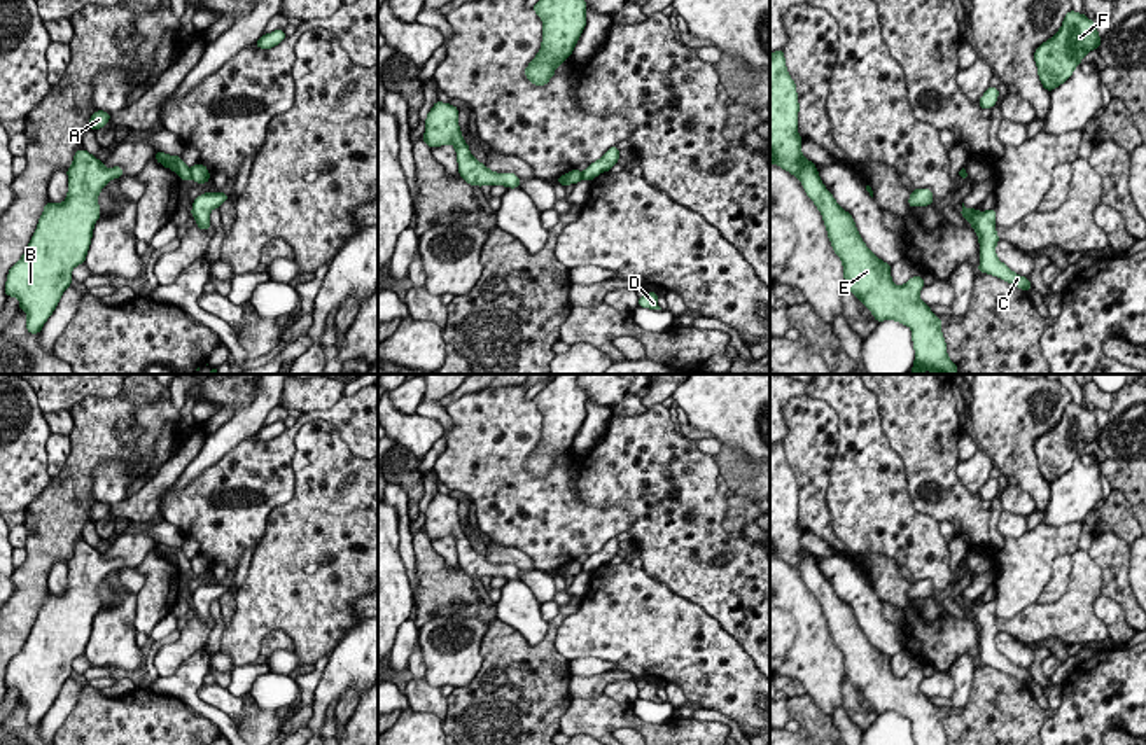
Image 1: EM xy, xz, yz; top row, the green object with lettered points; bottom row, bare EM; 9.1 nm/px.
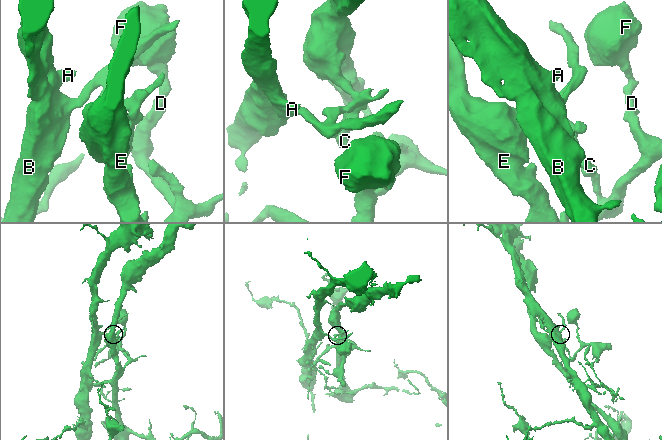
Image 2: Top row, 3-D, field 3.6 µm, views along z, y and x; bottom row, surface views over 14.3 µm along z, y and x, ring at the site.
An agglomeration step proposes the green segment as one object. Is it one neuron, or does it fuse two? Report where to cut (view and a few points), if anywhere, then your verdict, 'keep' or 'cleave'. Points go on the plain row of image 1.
cut in xy along (189, 562), (191, 569); cleave

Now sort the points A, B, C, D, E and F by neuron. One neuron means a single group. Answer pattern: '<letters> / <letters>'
A B / C D E F

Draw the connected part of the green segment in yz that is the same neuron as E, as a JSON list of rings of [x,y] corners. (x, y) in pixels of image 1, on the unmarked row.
[[[780,441],[770,446],[770,540],[773,542],[770,554],[800,570],[822,607],[835,645],[842,651],[845,675],[875,712],[896,712],[908,717],[915,745],[947,745],[943,712],[919,689],[924,679],[922,668],[912,668],[901,679],[892,675],[891,656],[866,638],[852,607],[835,593],[815,556],[801,546],[798,504],[796,476]]]

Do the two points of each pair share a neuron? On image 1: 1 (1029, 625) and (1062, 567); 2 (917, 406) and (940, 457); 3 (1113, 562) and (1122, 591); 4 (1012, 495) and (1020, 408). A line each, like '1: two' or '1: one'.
1: two
2: one
3: one
4: two

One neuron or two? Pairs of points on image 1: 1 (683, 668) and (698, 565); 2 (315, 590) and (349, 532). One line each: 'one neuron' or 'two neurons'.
1: two neurons
2: one neuron

